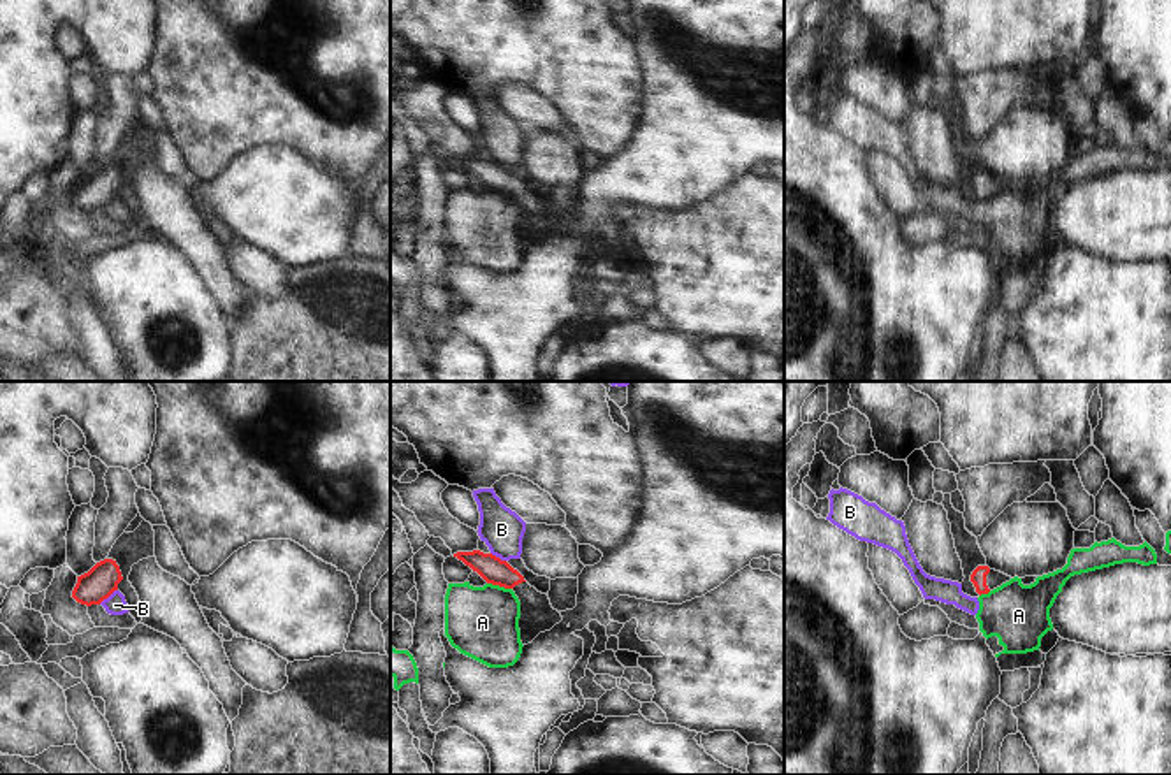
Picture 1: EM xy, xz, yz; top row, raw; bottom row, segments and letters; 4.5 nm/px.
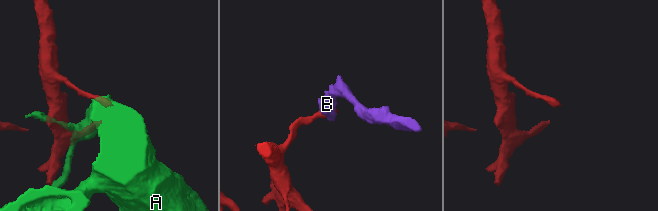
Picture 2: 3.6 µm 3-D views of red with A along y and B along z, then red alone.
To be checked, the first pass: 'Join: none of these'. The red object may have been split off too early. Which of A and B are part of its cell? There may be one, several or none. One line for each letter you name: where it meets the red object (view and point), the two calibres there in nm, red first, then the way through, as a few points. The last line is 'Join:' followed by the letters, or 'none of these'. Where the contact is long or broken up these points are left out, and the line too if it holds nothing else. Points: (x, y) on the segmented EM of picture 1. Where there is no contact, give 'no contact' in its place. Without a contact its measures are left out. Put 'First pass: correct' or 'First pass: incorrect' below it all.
Join: none of these
First pass: correct

